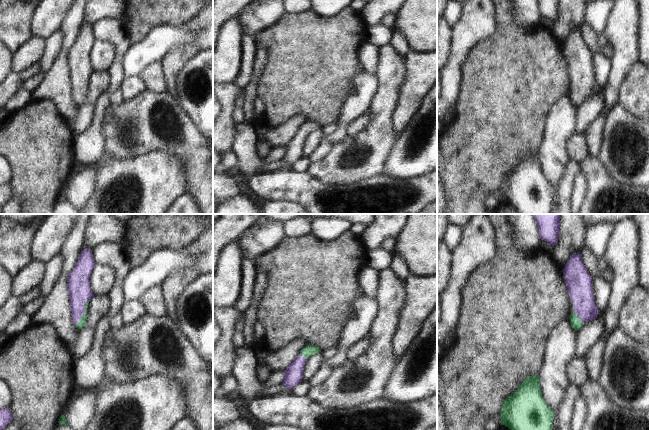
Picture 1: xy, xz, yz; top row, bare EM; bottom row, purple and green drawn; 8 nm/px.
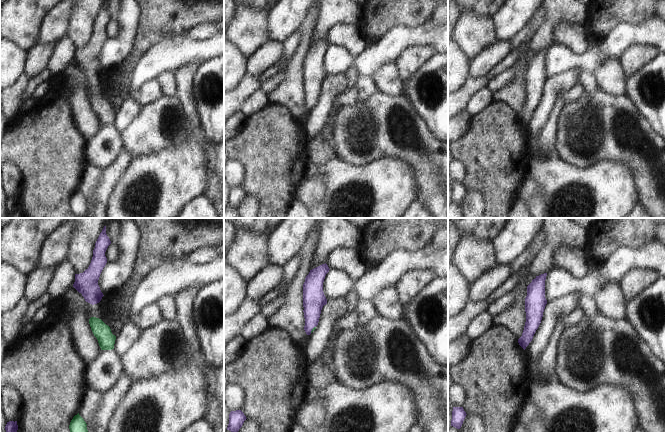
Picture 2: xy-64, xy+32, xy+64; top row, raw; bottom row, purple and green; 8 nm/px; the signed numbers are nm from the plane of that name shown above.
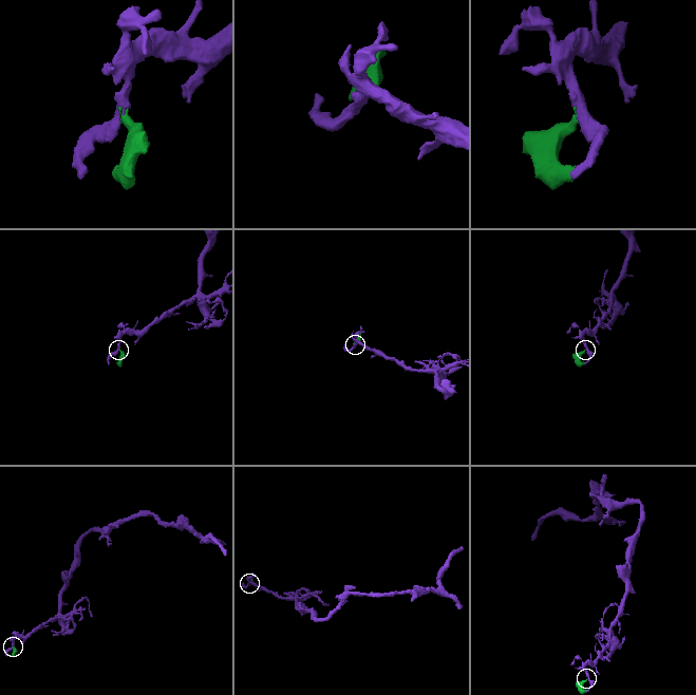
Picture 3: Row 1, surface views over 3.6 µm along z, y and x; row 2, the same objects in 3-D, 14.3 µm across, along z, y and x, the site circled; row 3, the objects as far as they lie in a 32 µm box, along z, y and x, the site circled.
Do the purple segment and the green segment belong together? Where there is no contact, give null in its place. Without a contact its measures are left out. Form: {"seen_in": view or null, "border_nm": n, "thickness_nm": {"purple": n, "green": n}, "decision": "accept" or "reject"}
{"seen_in": "xy", "border_nm": 240, "thickness_nm": {"purple": 190, "green": 60}, "decision": "accept"}

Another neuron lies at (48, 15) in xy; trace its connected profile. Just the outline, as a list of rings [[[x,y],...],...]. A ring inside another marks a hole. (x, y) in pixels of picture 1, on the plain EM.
[[[40,0],[34,9],[30,30],[33,37],[46,39],[58,31],[74,0]]]

